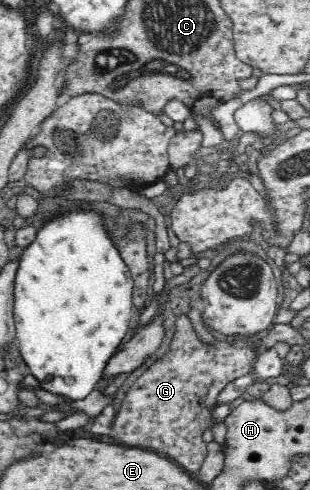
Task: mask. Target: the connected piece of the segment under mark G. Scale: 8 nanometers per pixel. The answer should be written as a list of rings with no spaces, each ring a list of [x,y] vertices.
[[[185,313],[175,316],[175,327],[175,335],[173,335],[169,350],[162,359],[143,372],[135,384],[129,388],[118,414],[115,415],[113,425],[115,425],[117,437],[123,443],[131,447],[153,449],[155,453],[161,453],[163,457],[169,457],[171,461],[175,461],[187,473],[195,473],[201,469],[207,457],[207,443],[203,441],[201,434],[207,427],[212,426],[211,411],[216,407],[217,393],[224,385],[248,373],[255,351],[247,348],[239,340],[232,344],[217,341],[214,348],[206,348],[199,342]]]

